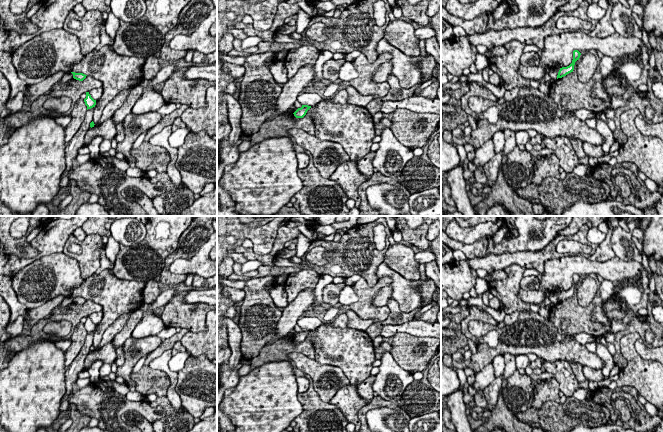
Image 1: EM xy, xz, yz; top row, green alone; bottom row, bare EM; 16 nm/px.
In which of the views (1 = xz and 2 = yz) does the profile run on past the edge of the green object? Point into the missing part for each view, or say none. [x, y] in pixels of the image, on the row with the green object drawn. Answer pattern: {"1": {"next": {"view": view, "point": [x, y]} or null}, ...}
{"1": {"next": null}, "2": {"next": null}}

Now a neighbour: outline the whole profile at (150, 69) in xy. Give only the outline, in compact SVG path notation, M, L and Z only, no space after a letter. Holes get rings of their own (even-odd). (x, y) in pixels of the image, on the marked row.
M148 57L146 63L143 66L143 77L144 79L152 79L161 70L161 66L157 58Z

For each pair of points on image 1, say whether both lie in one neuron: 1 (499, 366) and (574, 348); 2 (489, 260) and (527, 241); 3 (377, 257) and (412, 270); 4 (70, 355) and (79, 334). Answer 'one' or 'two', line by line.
1: two
2: two
3: two
4: one

